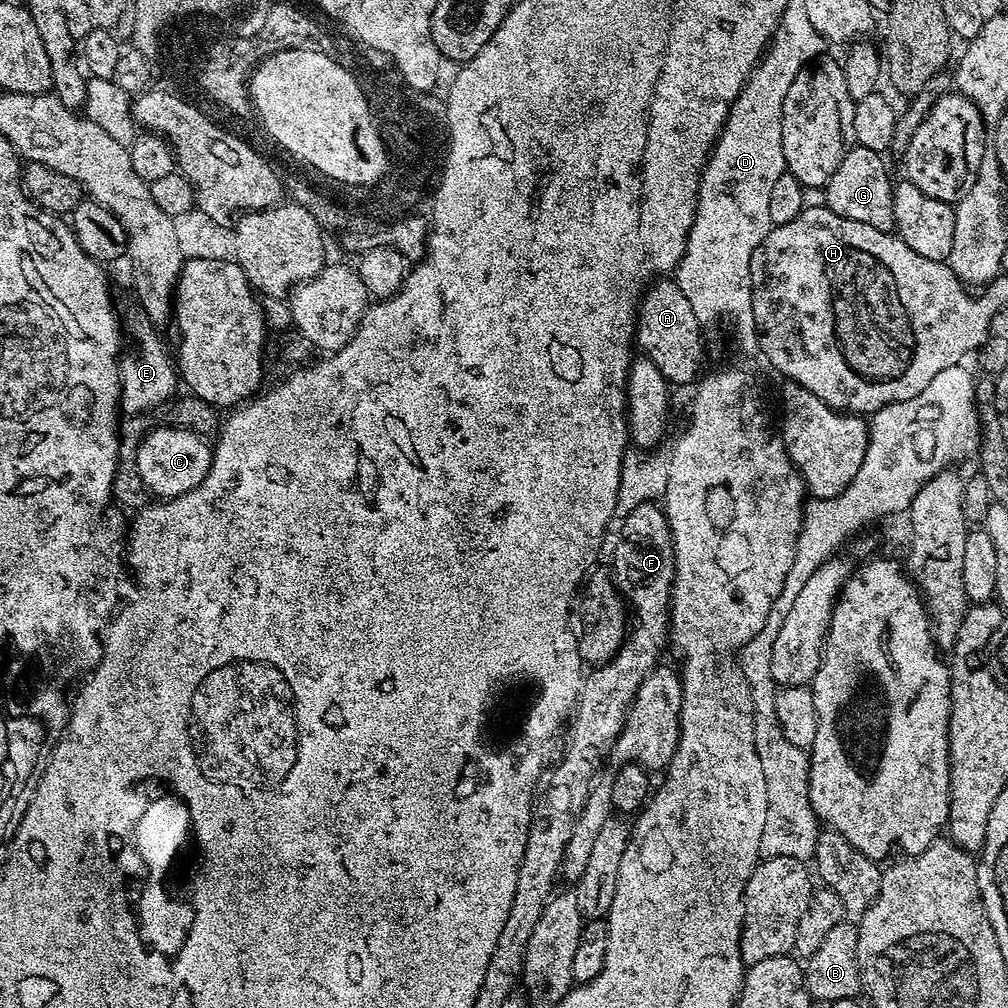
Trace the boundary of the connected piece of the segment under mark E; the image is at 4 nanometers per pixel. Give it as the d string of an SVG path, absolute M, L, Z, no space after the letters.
M137 314L129 324L126 324L126 336L127 339L129 336L130 339L136 341L129 348L127 345L126 351L119 359L121 411L123 413L128 411L152 412L177 395L177 365L174 363L173 355L171 358L168 354L163 338L160 337L163 336L161 329L155 328L148 316Z

